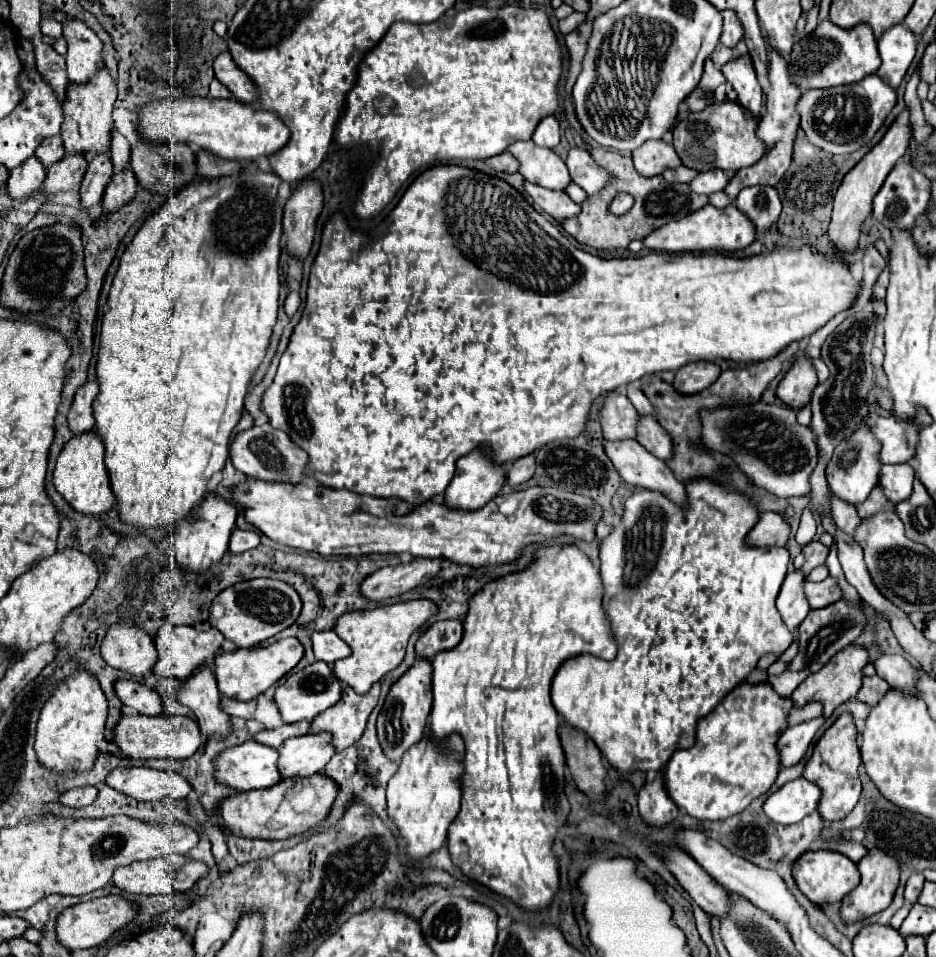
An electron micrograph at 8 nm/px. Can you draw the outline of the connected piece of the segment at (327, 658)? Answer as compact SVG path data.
M319 631L311 635L311 643L313 643L313 651L315 657L319 661L325 661L329 665L333 665L337 659L345 659L351 655L349 645L345 645L343 639L339 639L339 635L335 631Z

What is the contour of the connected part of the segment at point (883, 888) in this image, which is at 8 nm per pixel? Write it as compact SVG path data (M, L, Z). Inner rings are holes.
M871 849L859 863L859 873L861 873L861 881L859 885L841 901L841 909L839 909L839 917L843 919L843 923L855 923L855 921L861 921L865 917L871 917L883 909L889 907L891 899L893 899L893 893L897 889L897 883L899 883L899 863L885 855L883 851L879 849Z

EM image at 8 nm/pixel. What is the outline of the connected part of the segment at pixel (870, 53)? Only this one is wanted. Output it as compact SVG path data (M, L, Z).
M823 19L811 35L805 35L799 45L791 51L789 57L789 75L791 81L801 91L807 89L829 89L837 85L857 83L867 75L873 75L879 69L879 53L877 39L869 25L857 25L853 29L841 29L833 25L829 19Z

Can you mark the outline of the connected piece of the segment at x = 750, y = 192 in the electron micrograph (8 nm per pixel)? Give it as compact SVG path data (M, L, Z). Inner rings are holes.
M755 185L743 189L737 195L735 205L755 223L757 231L769 229L779 219L781 213L779 195L775 187L767 187L767 185Z

